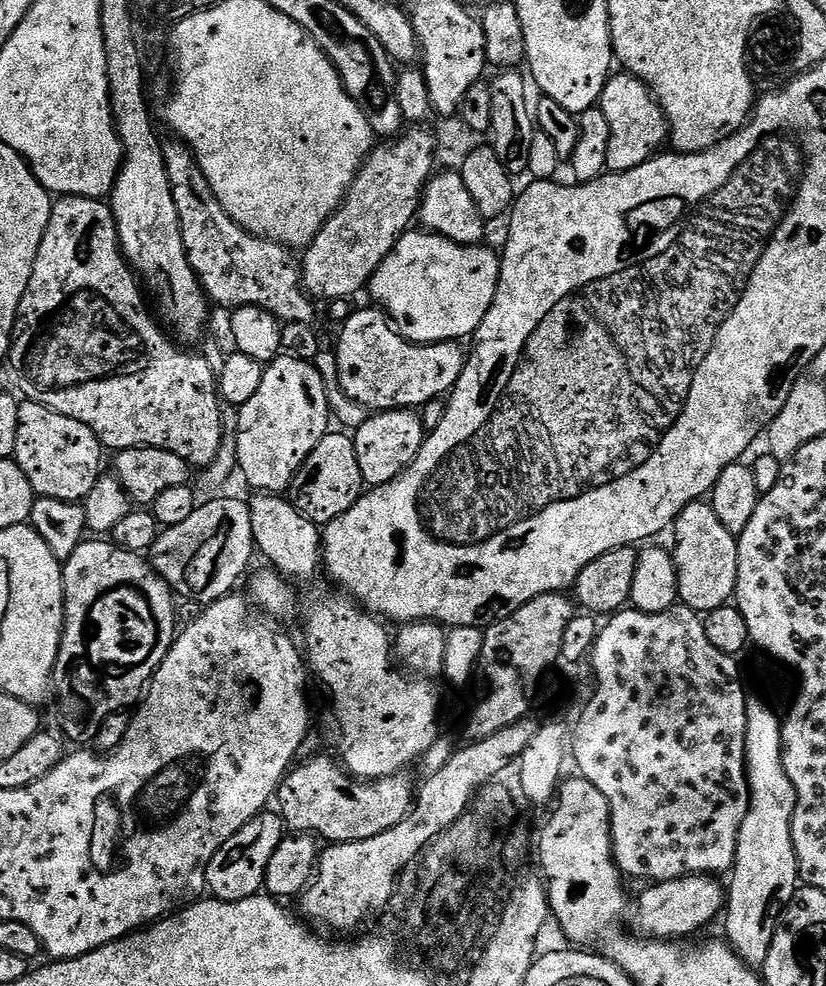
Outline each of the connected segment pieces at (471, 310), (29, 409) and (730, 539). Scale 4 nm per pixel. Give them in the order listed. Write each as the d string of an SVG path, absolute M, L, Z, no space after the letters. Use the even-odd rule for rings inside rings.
M409 230L404 233L404 237L394 246L394 250L390 254L386 254L386 258L382 262L382 266L378 266L378 270L372 276L370 285L370 293L377 305L383 311L387 312L388 319L396 325L396 331L400 335L405 336L412 344L441 344L447 340L453 342L464 342L464 339L471 337L479 328L482 318L486 318L486 314L490 310L490 306L496 297L496 288L500 285L500 256L487 246L469 246L466 244L455 244L452 240L448 240L444 236L437 236L436 233L427 230Z
M25 399L18 410L18 446L16 465L30 478L37 497L82 502L94 490L94 482L102 475L100 439L82 422L66 418L46 406Z
M696 500L682 509L674 525L676 548L674 559L678 574L678 600L683 607L707 614L725 607L736 595L738 578L737 537L722 526L711 503Z

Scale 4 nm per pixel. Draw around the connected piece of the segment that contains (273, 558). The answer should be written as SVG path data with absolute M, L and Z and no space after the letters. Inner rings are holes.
M256 494L250 500L253 538L259 555L269 560L279 575L296 580L308 580L322 568L322 532L312 520L307 520L292 503L280 494Z

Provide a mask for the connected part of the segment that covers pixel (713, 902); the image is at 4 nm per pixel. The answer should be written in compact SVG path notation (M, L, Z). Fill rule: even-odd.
M697 874L694 876L683 876L677 880L662 880L656 883L653 883L651 886L645 887L648 888L644 893L641 894L637 900L634 900L634 908L636 904L636 928L635 931L639 933L641 937L651 938L653 940L675 940L677 942L683 941L685 938L692 938L695 932L700 932L703 930L707 924L717 923L718 917L725 911L726 908L726 888L723 883L719 884L721 881L714 876L705 876L703 874Z

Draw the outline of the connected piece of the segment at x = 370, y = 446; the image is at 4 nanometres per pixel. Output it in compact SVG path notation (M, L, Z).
M395 408L393 412L377 412L369 415L369 420L354 432L356 449L358 450L358 468L362 470L365 485L377 488L394 478L398 478L416 461L424 445L424 421L415 411L406 408Z

